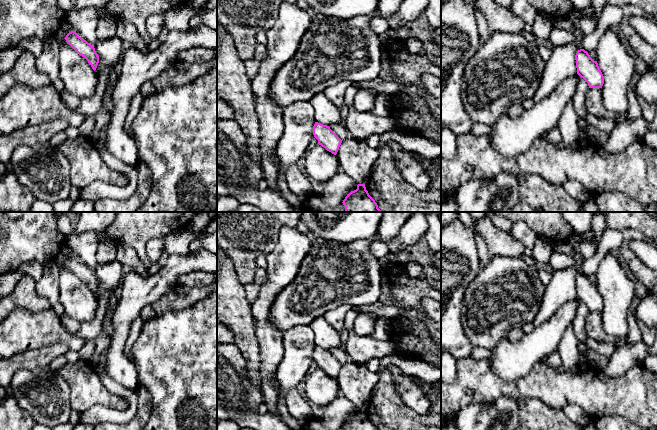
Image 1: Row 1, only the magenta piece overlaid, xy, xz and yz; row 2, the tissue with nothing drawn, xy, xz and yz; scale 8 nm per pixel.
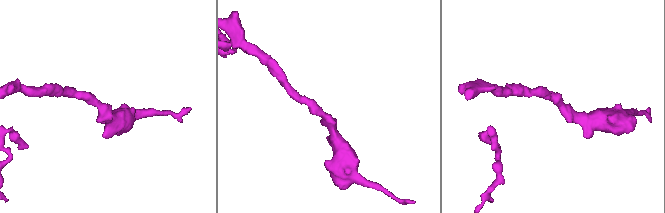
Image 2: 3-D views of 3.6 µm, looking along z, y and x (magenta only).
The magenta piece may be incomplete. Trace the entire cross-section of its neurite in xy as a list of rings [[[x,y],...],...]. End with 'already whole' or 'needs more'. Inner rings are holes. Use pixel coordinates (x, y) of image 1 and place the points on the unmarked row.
[[[75,255],[69,256],[64,262],[66,266],[82,281],[84,281],[95,295],[99,287],[99,280],[94,269],[78,260]]]; already whole

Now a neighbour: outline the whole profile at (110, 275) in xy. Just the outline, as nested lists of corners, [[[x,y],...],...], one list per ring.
[[[116,259],[107,264],[97,265],[94,272],[99,280],[99,287],[95,294],[97,300],[108,292],[116,291],[123,278],[122,265]]]

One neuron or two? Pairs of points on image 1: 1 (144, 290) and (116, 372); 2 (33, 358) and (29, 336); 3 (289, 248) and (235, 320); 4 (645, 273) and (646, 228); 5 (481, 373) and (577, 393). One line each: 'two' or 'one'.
1: one
2: two
3: two
4: two
5: one

